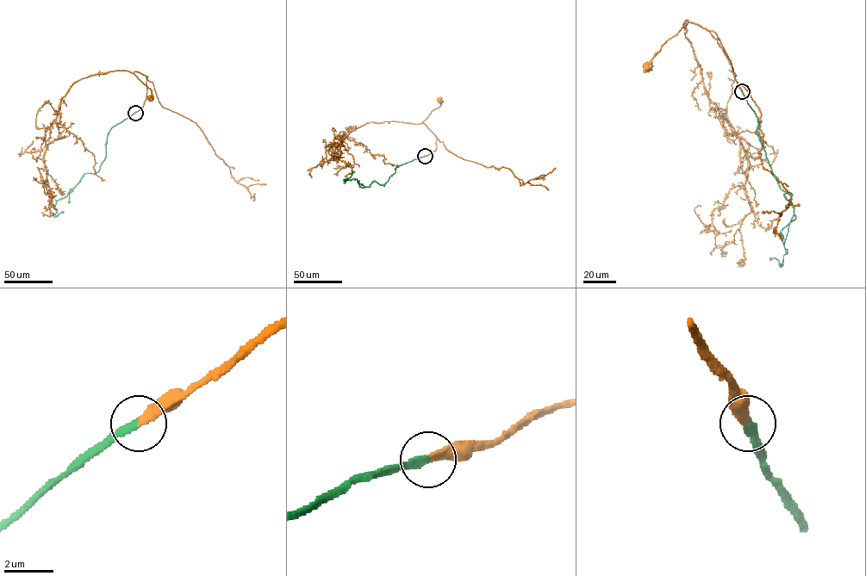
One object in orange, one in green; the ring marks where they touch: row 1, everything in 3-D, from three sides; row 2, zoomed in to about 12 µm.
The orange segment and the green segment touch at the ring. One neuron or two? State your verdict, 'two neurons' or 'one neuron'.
one neuron

